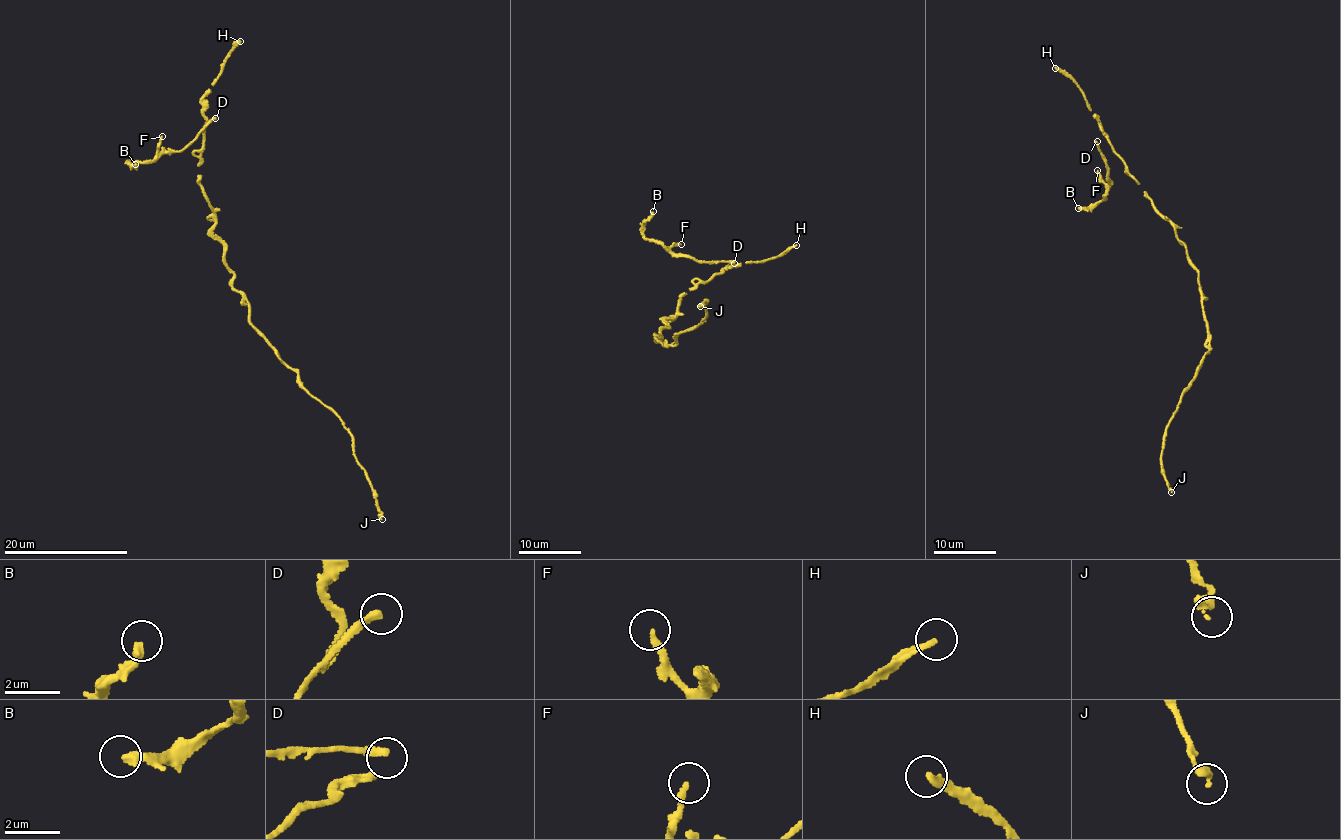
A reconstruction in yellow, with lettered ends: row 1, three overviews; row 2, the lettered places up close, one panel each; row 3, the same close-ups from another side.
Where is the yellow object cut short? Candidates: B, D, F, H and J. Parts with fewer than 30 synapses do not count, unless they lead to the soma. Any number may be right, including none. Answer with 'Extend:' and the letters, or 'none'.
Extend: H

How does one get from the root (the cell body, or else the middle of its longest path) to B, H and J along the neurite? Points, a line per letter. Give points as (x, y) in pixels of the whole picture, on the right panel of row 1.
B: (1200, 286), (1198, 271), (1176, 228), (1112, 150), (1103, 154), (1107, 179), (1112, 182), (1106, 199), (1078, 208)
H: (1200, 286), (1198, 271), (1177, 237), (1176, 228), (1160, 214), (1113, 149), (1084, 93), (1055, 68)
J: (1200, 286), (1202, 313), (1209, 336), (1206, 346), (1208, 349), (1165, 429), (1161, 462), (1171, 492)

